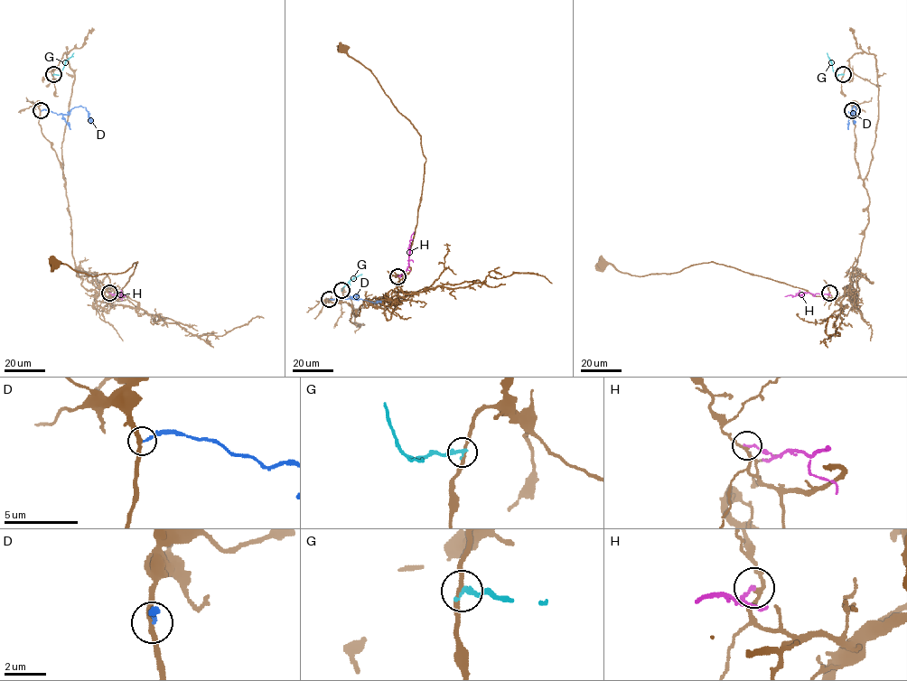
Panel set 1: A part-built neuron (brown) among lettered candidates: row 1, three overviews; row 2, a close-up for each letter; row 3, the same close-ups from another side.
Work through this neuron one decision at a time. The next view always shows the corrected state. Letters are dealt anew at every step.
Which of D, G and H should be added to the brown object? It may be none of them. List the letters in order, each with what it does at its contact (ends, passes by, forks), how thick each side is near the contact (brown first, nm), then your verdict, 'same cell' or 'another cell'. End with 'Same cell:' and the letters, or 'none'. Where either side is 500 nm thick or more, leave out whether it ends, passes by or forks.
D: it ends; calibres 260 and 140 nm; another cell
G: it ends; calibres 200 and 280 nm; another cell
H: it ends; calibres 160 and 130 nm; another cell
Same cell: none

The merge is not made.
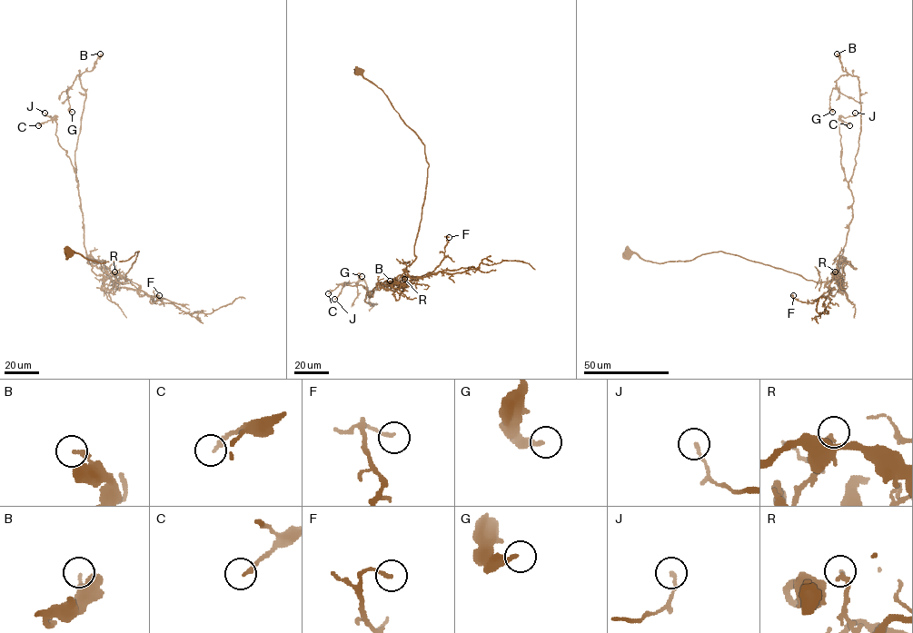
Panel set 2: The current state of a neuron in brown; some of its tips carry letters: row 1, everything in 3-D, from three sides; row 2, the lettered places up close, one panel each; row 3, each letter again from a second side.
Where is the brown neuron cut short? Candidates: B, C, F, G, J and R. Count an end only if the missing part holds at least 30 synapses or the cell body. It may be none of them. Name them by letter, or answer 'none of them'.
none of them

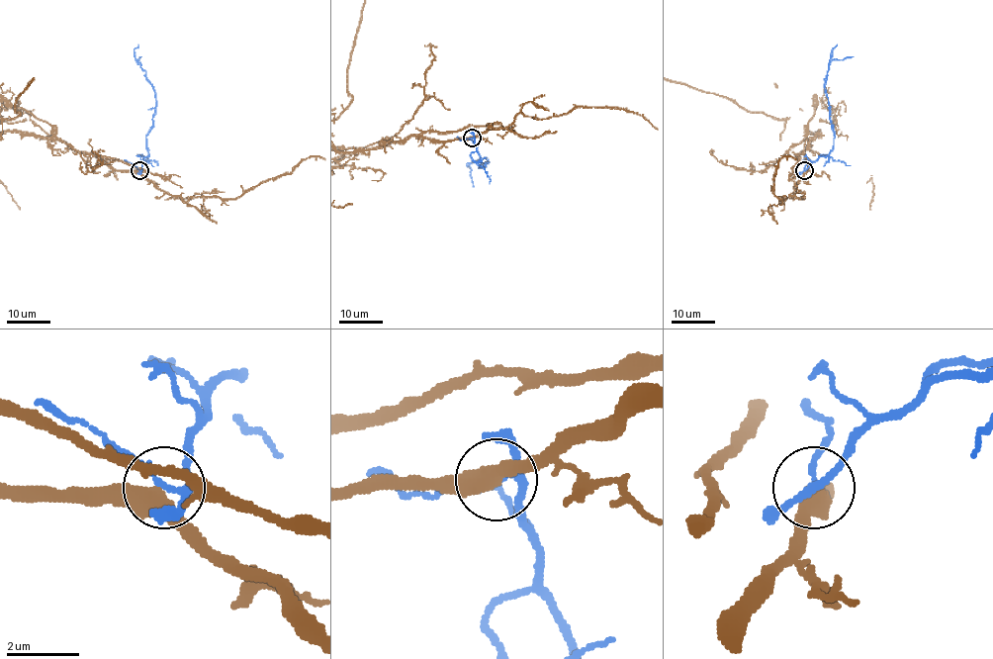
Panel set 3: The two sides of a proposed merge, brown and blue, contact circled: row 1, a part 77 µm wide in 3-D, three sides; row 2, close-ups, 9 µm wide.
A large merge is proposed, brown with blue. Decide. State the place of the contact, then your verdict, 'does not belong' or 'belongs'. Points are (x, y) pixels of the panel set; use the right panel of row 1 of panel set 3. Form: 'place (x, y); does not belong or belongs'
place (804, 170); does not belong

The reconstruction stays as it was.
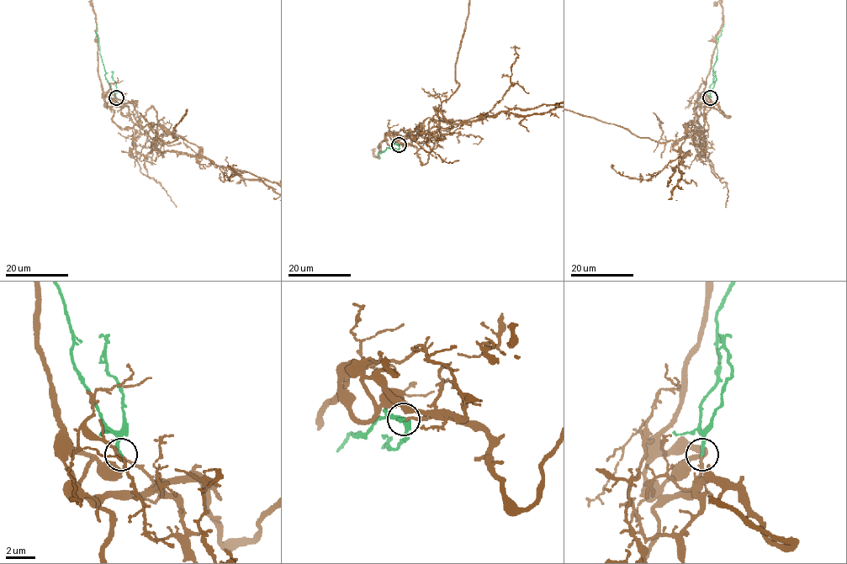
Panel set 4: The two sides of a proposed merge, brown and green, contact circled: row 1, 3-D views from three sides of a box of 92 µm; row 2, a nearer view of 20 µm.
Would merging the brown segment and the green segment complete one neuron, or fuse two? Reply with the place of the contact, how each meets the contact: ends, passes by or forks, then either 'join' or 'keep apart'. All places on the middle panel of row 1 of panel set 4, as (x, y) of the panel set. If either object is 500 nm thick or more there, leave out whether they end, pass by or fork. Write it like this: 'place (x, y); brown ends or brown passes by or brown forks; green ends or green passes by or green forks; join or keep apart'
place (399, 144); brown passes by; green ends; join

